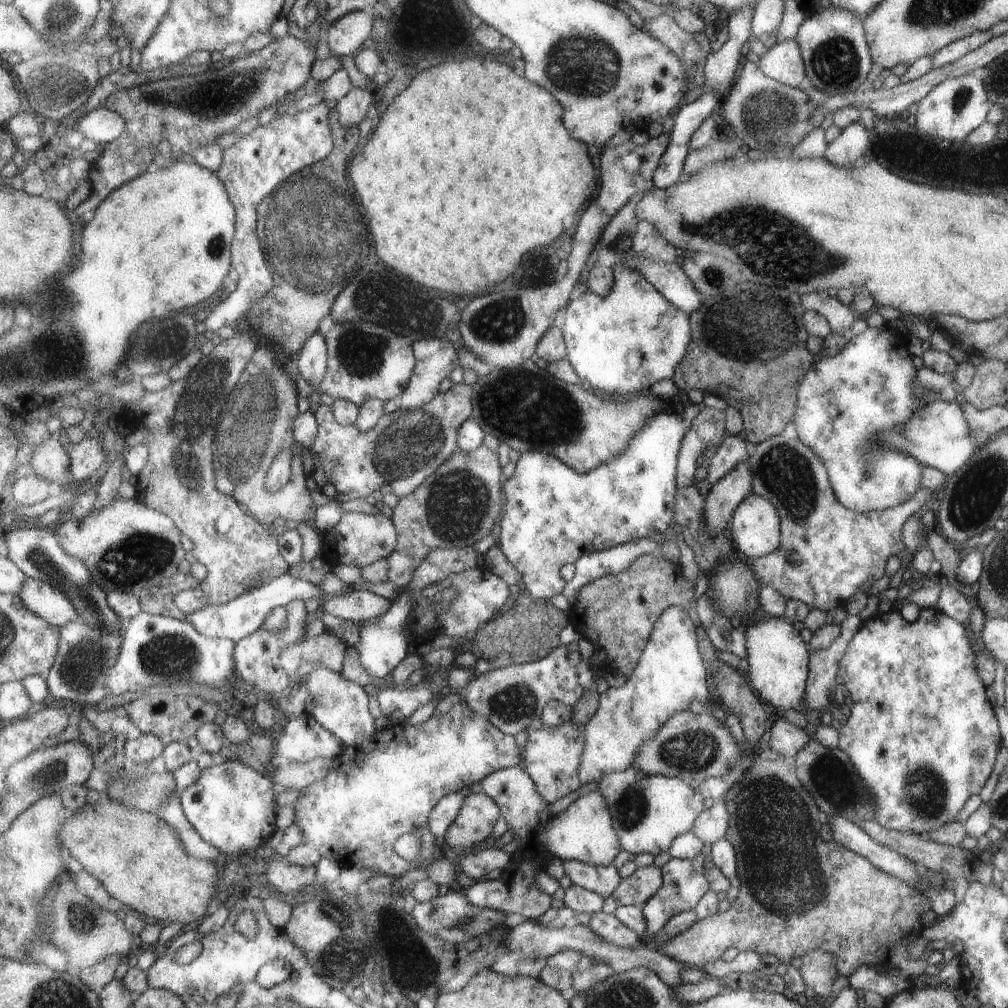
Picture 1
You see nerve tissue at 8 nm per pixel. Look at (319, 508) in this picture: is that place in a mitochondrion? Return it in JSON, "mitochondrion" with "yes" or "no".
{"mitochondrion":"no"}

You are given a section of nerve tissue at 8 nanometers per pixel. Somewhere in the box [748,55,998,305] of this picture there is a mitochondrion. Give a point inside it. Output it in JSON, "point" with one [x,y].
{"point":[961,97]}

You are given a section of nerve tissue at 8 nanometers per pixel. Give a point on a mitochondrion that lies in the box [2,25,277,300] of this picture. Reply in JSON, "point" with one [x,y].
{"point":[66,79]}

